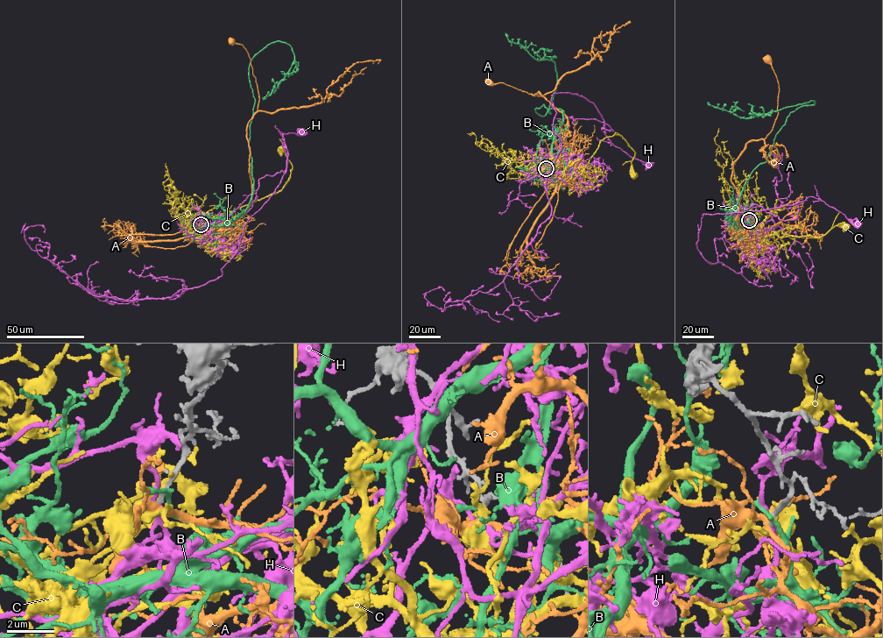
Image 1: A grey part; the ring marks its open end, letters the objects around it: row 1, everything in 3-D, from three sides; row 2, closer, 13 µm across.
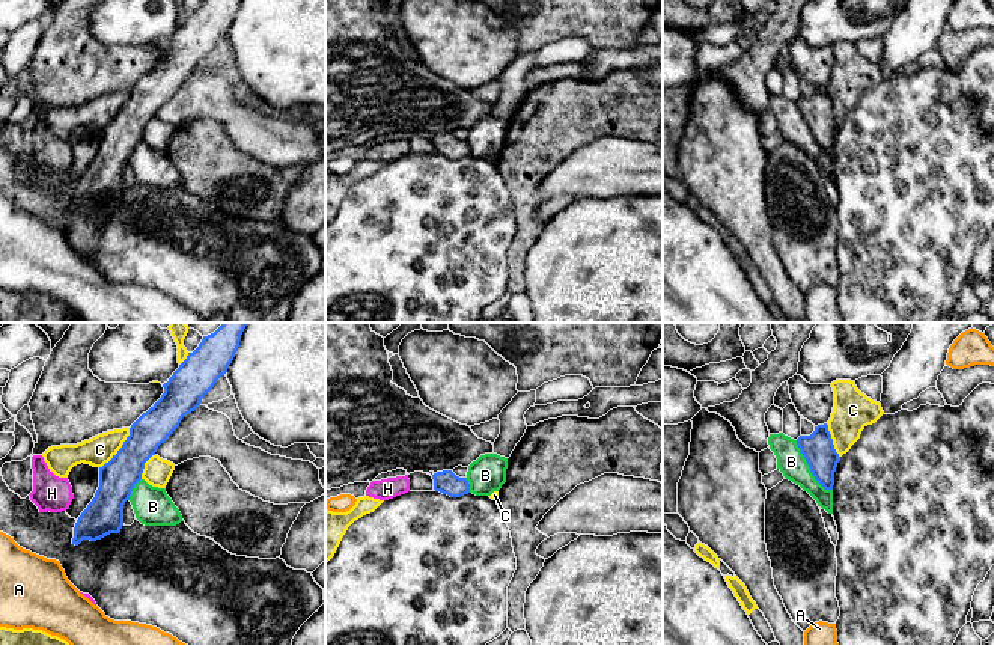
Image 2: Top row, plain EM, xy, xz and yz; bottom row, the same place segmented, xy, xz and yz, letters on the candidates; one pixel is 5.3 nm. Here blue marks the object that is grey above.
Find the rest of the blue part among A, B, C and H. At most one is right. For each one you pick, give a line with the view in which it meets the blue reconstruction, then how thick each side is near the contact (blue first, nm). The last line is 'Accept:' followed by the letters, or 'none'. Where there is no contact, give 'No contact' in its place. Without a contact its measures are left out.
H: No contact
Accept: H

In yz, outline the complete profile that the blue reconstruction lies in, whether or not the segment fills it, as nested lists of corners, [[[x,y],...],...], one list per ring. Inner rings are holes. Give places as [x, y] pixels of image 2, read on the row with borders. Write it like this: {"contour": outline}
{"contour": [[[818,425],[810,436],[800,436],[797,445],[815,479],[825,490],[833,490],[839,454],[834,449],[828,425]]]}

